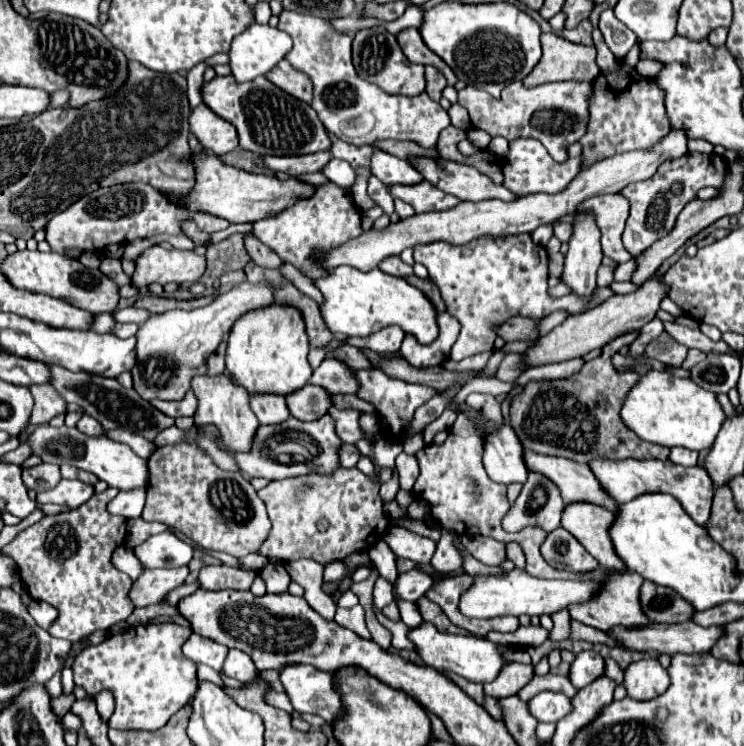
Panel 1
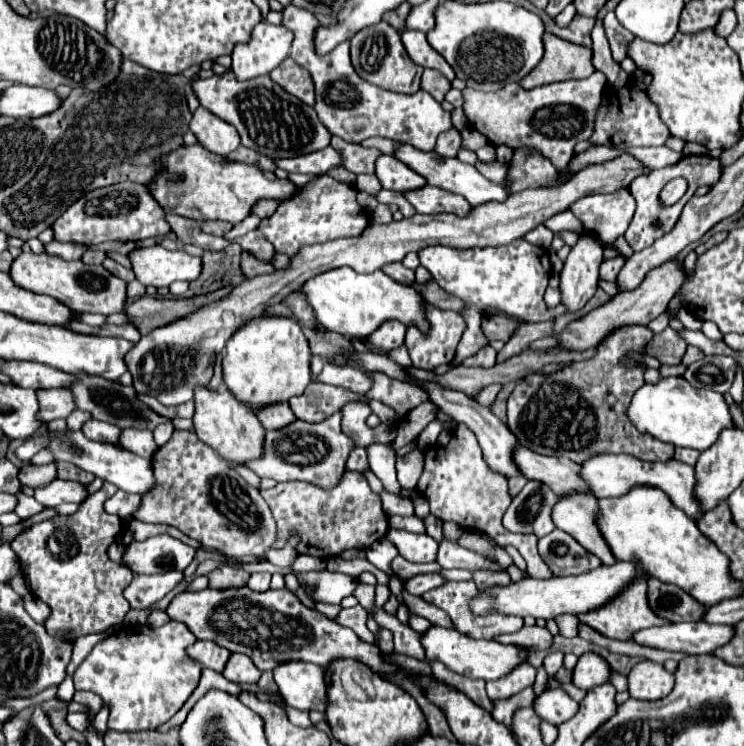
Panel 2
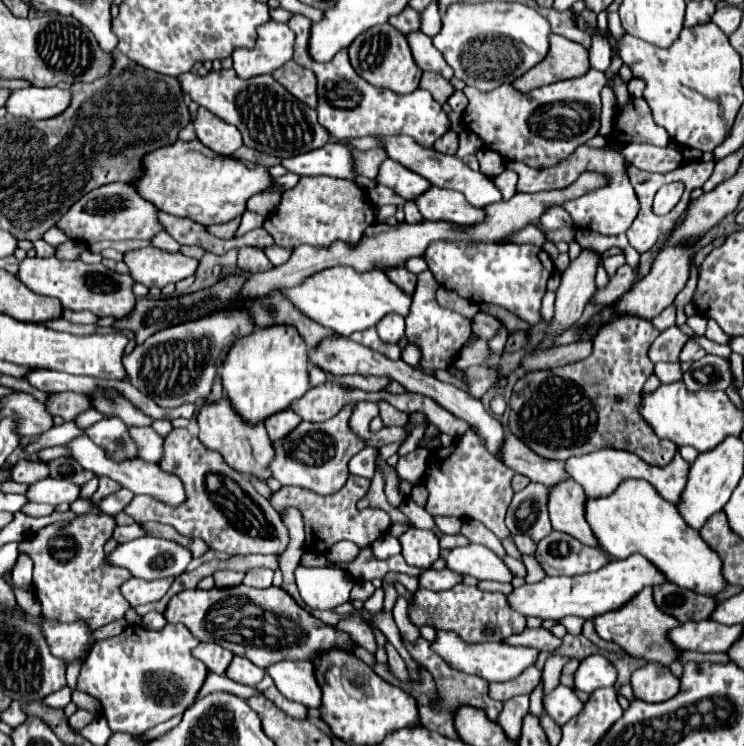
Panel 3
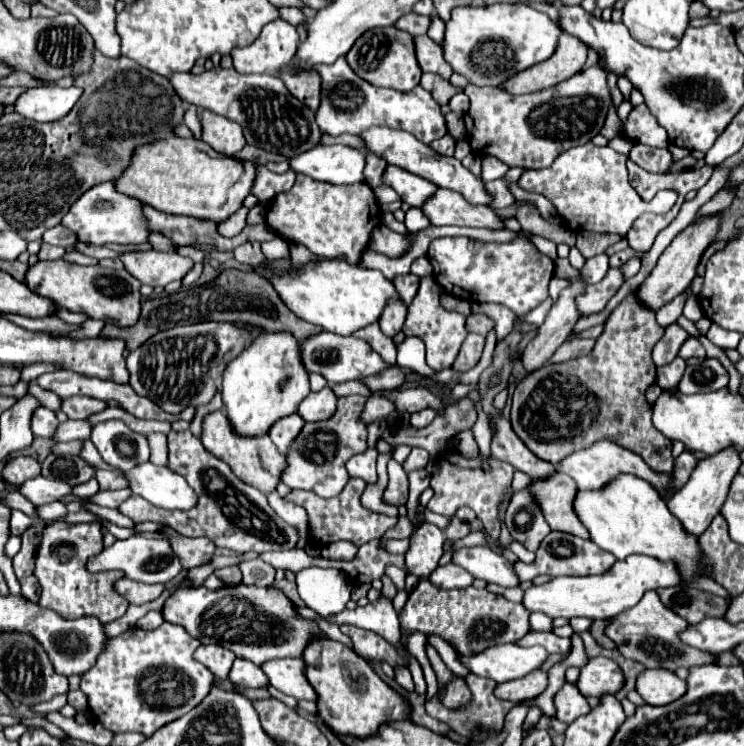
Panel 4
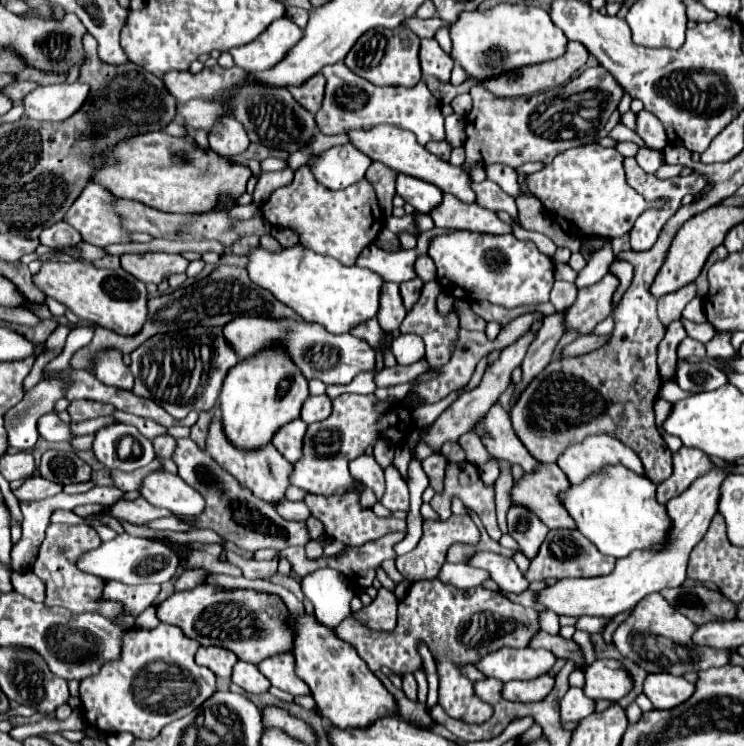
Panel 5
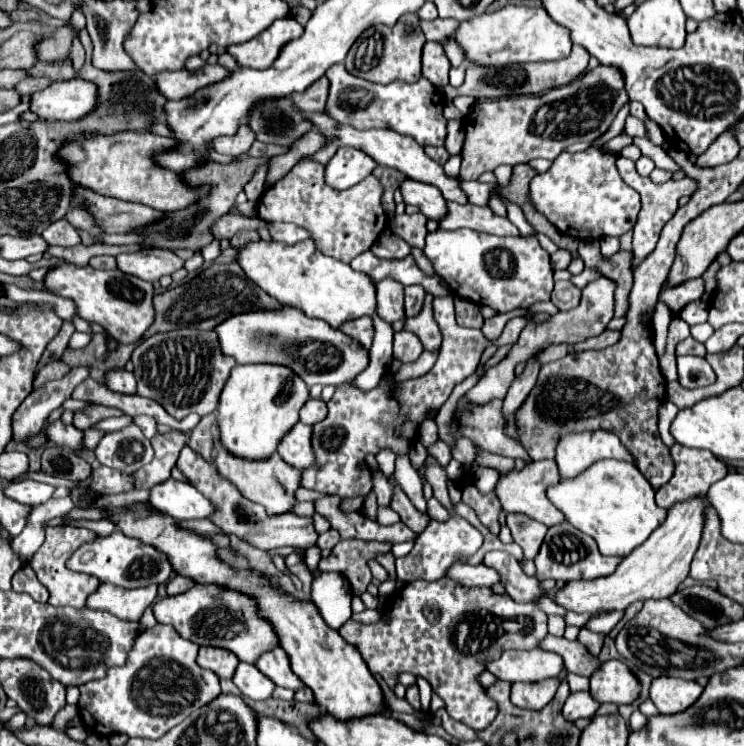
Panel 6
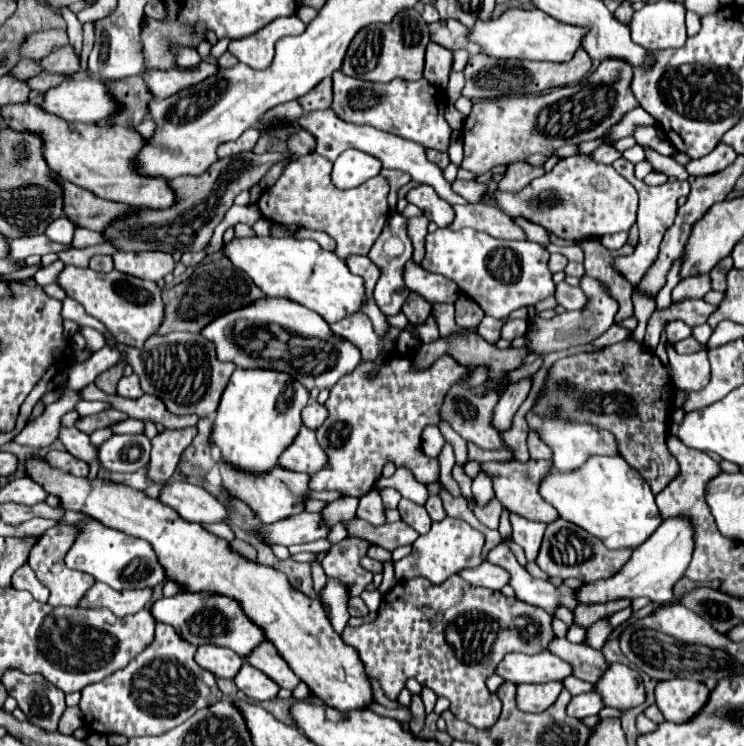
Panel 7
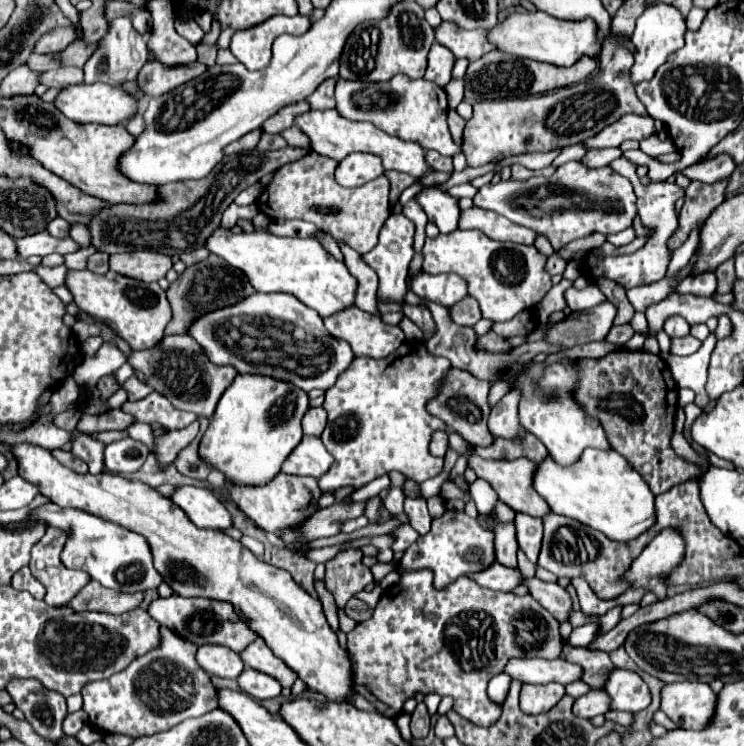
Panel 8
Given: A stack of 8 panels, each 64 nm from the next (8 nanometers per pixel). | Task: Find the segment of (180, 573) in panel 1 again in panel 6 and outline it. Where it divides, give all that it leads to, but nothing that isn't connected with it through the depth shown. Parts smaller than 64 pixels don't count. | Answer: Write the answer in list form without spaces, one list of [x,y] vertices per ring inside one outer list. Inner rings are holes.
[[[100,584],[94,594],[88,596],[88,608],[108,610],[122,620],[136,620],[154,602],[158,586],[144,586],[136,590],[120,590],[118,586]]]

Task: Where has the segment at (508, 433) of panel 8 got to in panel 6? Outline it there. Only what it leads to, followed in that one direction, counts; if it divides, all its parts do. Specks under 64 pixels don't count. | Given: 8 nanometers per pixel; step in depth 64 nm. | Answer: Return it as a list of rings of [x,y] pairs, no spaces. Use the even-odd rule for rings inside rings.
[[[536,358],[528,360],[526,370],[524,370],[520,376],[516,376],[516,380],[512,382],[512,386],[508,388],[506,398],[502,400],[502,416],[504,416],[504,418],[512,416],[512,414],[522,406],[522,402],[526,400],[526,396],[530,394],[530,390],[532,390],[534,384],[536,384],[538,372],[540,372],[540,364],[536,362]]]

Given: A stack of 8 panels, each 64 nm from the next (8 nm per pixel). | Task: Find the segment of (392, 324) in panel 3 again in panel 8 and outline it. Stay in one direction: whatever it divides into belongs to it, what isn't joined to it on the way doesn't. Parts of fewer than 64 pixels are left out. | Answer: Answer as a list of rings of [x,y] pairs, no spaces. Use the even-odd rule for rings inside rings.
[[[390,214],[390,218],[384,222],[382,232],[380,232],[380,242],[378,246],[368,252],[362,254],[362,260],[376,270],[380,284],[378,284],[378,296],[382,300],[394,300],[394,302],[404,302],[404,294],[406,294],[406,276],[408,276],[408,264],[414,256],[412,250],[412,242],[414,242],[414,222],[408,220],[404,214]]]

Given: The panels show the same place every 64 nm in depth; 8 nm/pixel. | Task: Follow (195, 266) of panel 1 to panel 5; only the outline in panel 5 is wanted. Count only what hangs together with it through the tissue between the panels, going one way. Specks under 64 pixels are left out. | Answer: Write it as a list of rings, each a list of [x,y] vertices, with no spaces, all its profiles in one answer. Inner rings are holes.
[[[148,252],[148,254],[124,254],[120,256],[120,266],[140,278],[142,282],[160,284],[172,274],[180,274],[186,270],[188,260],[180,254],[166,252]]]

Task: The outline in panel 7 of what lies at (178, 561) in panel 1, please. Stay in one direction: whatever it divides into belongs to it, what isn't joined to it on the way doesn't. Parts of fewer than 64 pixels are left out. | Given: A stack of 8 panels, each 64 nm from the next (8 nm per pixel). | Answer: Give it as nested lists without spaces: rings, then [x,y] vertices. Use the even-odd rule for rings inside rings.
[[[84,518],[74,524],[78,536],[66,554],[66,566],[72,570],[86,572],[94,576],[94,580],[108,584],[114,590],[128,590],[128,588],[154,588],[156,584],[164,582],[164,570],[156,562],[156,554],[152,546],[140,538],[128,536],[120,530],[108,528],[94,518]]]

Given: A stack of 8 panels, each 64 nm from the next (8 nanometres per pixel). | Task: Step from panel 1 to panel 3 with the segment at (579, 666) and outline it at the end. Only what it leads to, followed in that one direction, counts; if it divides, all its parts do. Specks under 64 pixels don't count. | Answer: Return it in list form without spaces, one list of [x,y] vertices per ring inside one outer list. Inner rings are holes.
[[[600,654],[588,656],[580,662],[580,668],[574,674],[576,690],[582,690],[586,694],[592,694],[598,688],[614,686],[618,680],[616,668]]]

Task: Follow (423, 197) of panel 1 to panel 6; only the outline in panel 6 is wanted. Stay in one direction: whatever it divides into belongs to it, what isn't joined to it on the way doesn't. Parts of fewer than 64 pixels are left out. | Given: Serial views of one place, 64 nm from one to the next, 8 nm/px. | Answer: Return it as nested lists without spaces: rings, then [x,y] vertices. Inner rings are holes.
[[[448,202],[448,216],[440,222],[444,230],[458,230],[470,228],[476,232],[486,232],[494,236],[520,236],[518,228],[502,216],[496,216],[488,206],[474,206],[474,204],[456,204]]]

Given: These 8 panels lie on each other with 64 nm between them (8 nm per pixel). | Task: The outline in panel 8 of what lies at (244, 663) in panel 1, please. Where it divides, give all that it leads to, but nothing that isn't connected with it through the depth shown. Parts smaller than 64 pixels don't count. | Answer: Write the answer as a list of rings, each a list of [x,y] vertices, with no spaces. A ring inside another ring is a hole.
[[[246,668],[238,676],[238,684],[240,684],[240,690],[244,690],[246,694],[250,694],[258,700],[274,698],[274,696],[280,696],[280,692],[282,692],[282,686],[276,678],[262,674],[262,672],[256,672],[252,668]]]

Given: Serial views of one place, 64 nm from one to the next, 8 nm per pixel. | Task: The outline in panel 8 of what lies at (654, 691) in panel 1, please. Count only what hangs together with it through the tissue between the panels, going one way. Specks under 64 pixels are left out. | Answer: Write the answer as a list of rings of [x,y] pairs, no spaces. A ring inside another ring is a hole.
[[[674,682],[662,690],[662,712],[686,730],[704,730],[716,712],[718,694],[702,682]]]

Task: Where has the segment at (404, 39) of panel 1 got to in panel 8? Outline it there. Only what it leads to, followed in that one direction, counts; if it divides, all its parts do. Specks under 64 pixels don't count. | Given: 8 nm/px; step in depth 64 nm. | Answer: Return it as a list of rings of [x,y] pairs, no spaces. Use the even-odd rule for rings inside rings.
[[[434,42],[432,50],[428,54],[428,70],[426,70],[424,78],[432,80],[432,82],[436,82],[438,86],[444,88],[450,82],[450,78],[452,78],[454,60],[456,58],[454,58],[454,54],[448,48],[444,48],[442,44]]]

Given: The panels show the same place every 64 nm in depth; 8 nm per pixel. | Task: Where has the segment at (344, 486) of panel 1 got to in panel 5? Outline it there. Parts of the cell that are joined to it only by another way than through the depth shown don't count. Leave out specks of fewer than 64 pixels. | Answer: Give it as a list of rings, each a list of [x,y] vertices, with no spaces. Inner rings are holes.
[[[352,490],[348,494],[340,494],[340,496],[316,496],[310,494],[304,498],[304,502],[308,504],[312,516],[316,516],[318,520],[322,520],[324,530],[328,536],[332,536],[334,540],[342,542],[342,544],[352,544],[352,546],[362,546],[370,540],[378,540],[390,532],[406,532],[406,520],[396,520],[396,518],[388,518],[382,520],[378,518],[372,510],[362,508],[358,504],[360,492]]]

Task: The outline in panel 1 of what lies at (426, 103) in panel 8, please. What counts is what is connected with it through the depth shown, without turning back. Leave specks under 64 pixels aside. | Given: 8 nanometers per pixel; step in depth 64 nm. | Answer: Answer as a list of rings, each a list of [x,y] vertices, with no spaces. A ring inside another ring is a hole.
[[[282,10],[278,28],[288,32],[294,40],[294,46],[288,52],[286,60],[290,60],[292,66],[296,66],[296,70],[302,70],[312,78],[312,106],[318,112],[320,122],[326,126],[328,132],[336,134],[340,140],[362,146],[374,144],[382,138],[392,138],[410,140],[422,148],[434,148],[438,134],[450,126],[448,112],[426,92],[418,96],[386,94],[378,86],[360,80],[350,56],[352,36],[336,32],[328,24],[328,20],[310,14],[298,14],[292,10]]]

